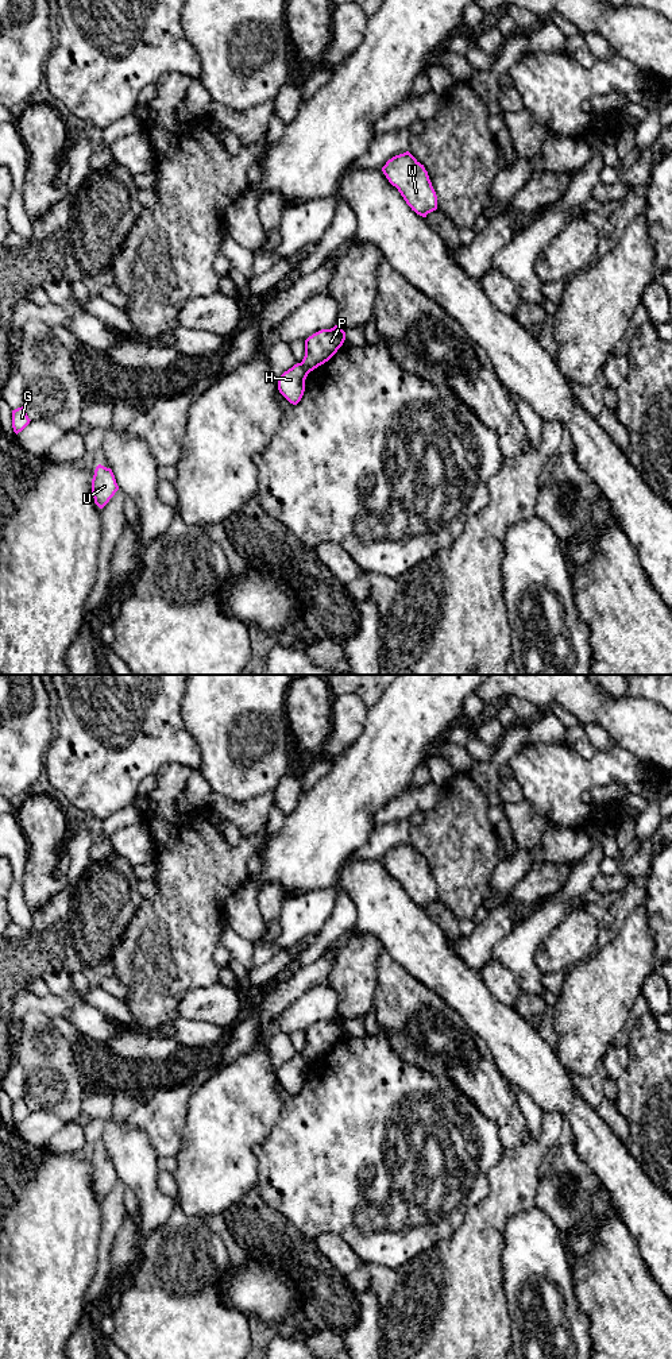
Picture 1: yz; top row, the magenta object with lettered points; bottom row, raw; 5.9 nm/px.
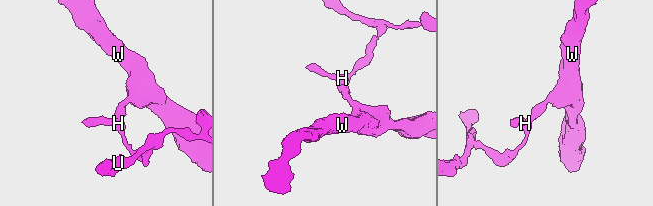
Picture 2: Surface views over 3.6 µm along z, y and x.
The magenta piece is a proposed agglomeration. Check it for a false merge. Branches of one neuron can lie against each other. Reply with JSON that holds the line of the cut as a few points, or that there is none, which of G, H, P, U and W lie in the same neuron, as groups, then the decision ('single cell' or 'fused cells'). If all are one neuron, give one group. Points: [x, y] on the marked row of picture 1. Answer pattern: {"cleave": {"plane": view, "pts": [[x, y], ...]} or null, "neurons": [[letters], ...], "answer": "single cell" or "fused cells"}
{"cleave": {"plane": "yz", "pts": [[300, 363], [306, 374]]}, "neurons": [["G", "H", "U"], ["P", "W"]], "answer": "fused cells"}

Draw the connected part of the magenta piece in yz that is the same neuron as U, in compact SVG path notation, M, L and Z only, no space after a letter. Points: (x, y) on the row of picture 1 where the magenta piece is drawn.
M99 464L92 479L92 493L94 503L103 509L119 490L111 468Z

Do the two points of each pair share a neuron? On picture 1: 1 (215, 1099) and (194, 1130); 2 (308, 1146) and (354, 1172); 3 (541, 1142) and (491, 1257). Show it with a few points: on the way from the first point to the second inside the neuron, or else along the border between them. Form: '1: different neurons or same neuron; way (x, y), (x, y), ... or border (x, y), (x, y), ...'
1: same neuron; way (215, 1107), (203, 1122)
2: same neuron; way (319, 1157), (329, 1158), (343, 1166)
3: same neuron; way (518, 1170), (513, 1190), (491, 1213), (491, 1228)

